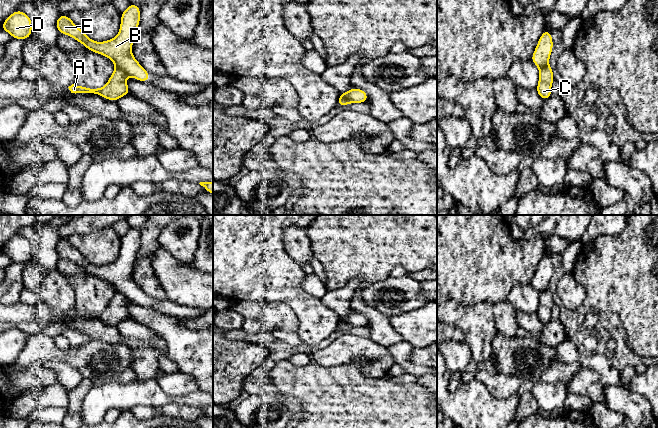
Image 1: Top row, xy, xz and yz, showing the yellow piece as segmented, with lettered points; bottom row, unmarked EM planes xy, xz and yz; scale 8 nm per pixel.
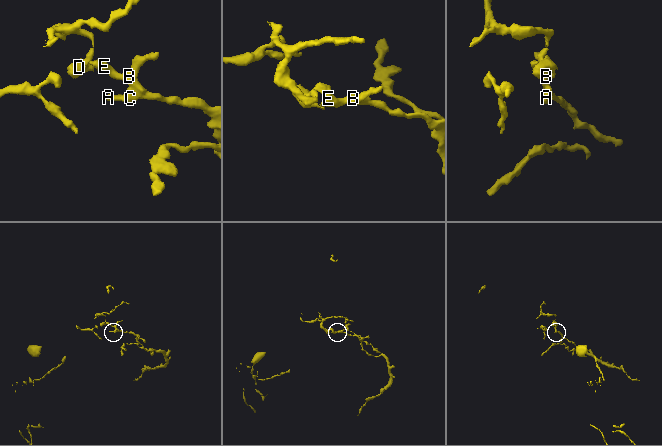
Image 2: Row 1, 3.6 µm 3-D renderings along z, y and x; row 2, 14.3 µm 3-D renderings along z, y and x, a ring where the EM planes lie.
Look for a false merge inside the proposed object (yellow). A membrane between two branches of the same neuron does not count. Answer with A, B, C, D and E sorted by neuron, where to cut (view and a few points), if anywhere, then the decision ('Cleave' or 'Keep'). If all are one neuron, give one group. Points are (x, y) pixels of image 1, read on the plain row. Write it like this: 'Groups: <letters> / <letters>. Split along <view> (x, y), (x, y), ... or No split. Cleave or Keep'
Groups: A C / B D E. Split along xy (116, 291), (132, 300). Cleave

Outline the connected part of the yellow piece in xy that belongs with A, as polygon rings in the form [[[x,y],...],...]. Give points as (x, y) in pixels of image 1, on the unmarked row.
[[[115,292],[114,296],[110,300],[107,308],[102,312],[88,312],[84,310],[76,309],[75,307],[69,310],[71,317],[82,318],[97,318],[110,325],[116,326],[122,320],[130,317],[130,313],[126,308],[126,301],[128,299],[124,294]]]

